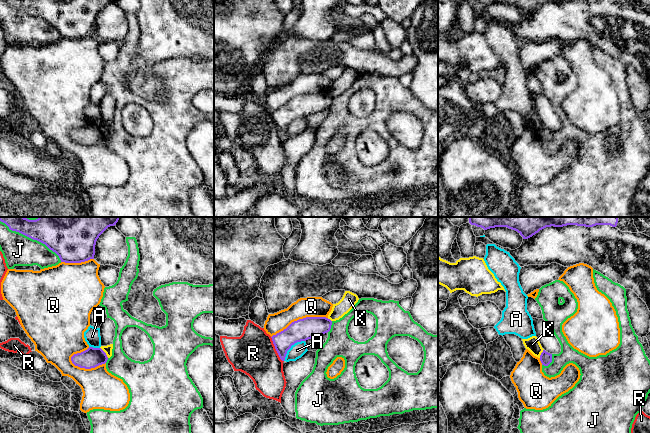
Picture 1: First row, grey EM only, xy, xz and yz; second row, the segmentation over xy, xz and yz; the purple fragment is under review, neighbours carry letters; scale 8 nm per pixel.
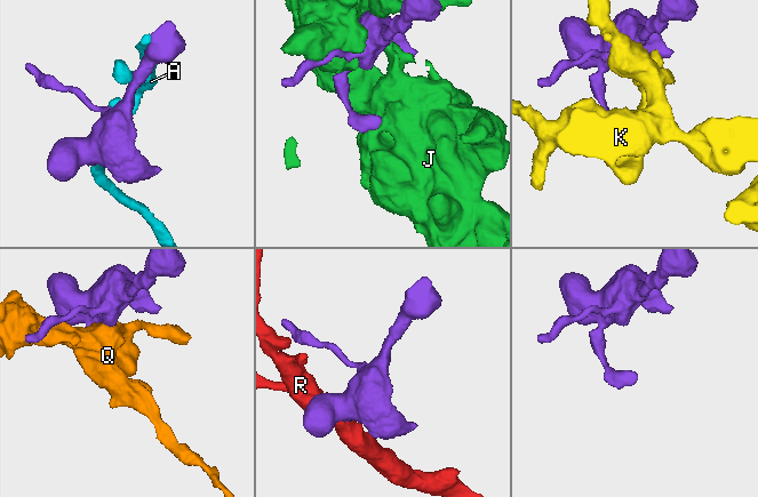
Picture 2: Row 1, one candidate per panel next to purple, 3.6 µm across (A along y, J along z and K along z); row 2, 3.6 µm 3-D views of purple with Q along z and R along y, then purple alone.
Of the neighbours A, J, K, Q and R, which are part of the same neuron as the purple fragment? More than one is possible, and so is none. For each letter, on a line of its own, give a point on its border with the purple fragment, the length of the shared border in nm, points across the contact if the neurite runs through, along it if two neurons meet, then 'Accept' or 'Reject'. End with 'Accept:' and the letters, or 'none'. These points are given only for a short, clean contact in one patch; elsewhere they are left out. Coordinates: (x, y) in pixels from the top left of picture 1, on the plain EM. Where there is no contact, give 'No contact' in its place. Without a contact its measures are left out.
A: Touches purple at xz (290, 123). Shared border 240 nm. Reject
J: Touches purple at xy (34, 15). Shared border 550 nm. Reject
K: Touches purple at xy (104, 128). Shared border 110 nm. Boundary: xy (100, 123), (108, 133). Reject
Q: Touches purple at xy (86, 144). Shared border 300 nm. Reject
R: Touches purple at xz (275, 124). Shared border 220 nm. Reject
Accept: none

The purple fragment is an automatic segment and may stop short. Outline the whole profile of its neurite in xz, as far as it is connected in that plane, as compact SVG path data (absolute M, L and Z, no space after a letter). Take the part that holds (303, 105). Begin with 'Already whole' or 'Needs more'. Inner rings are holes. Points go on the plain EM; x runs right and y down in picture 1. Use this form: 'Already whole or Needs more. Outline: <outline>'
Already whole. Outline: M306 93L292 98L271 114L280 135L284 137L292 121L329 108L331 101L332 97L326 93Z

